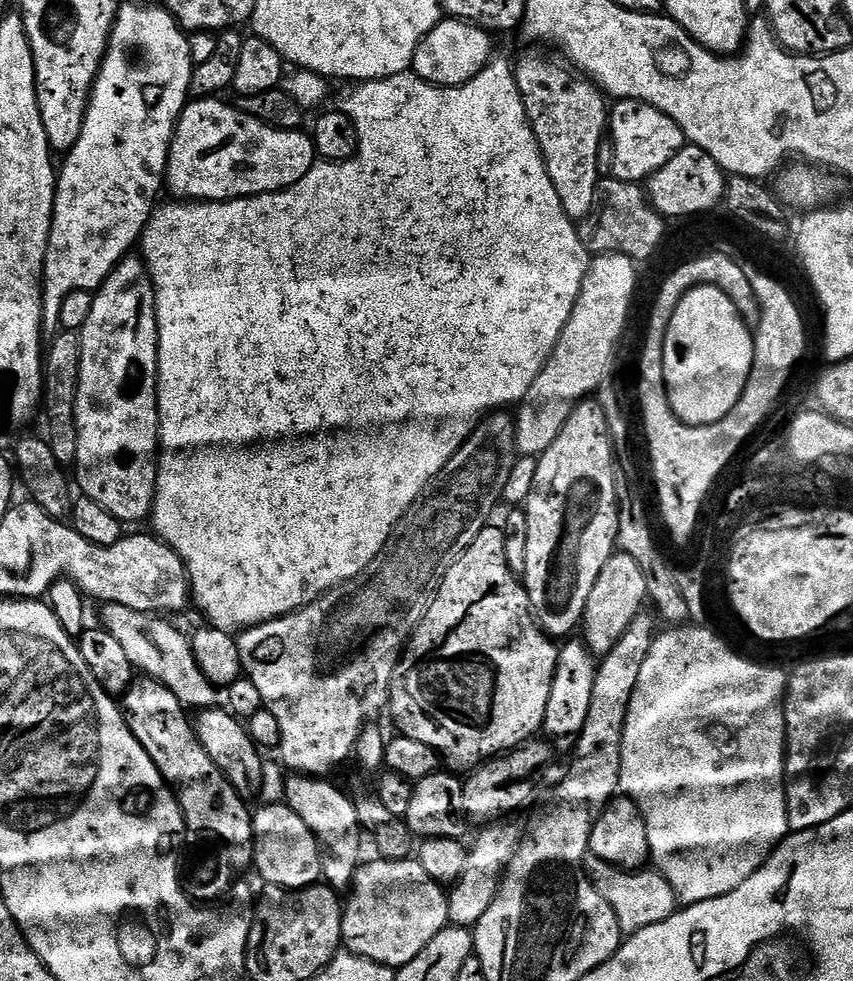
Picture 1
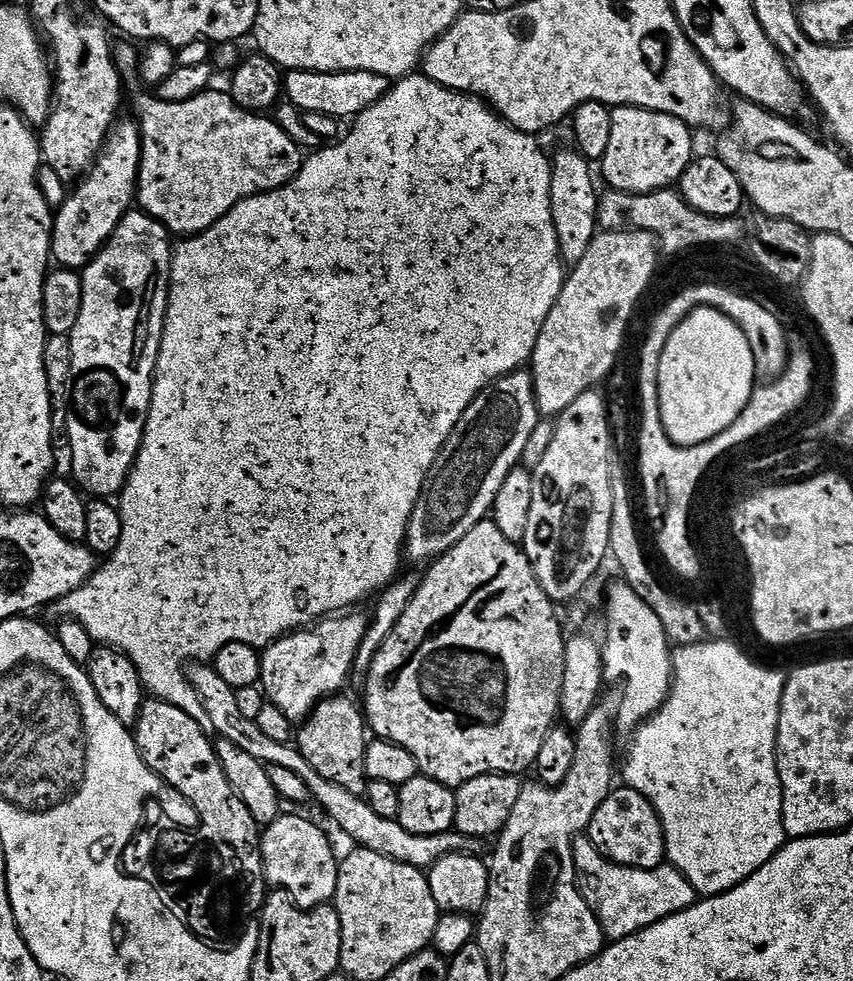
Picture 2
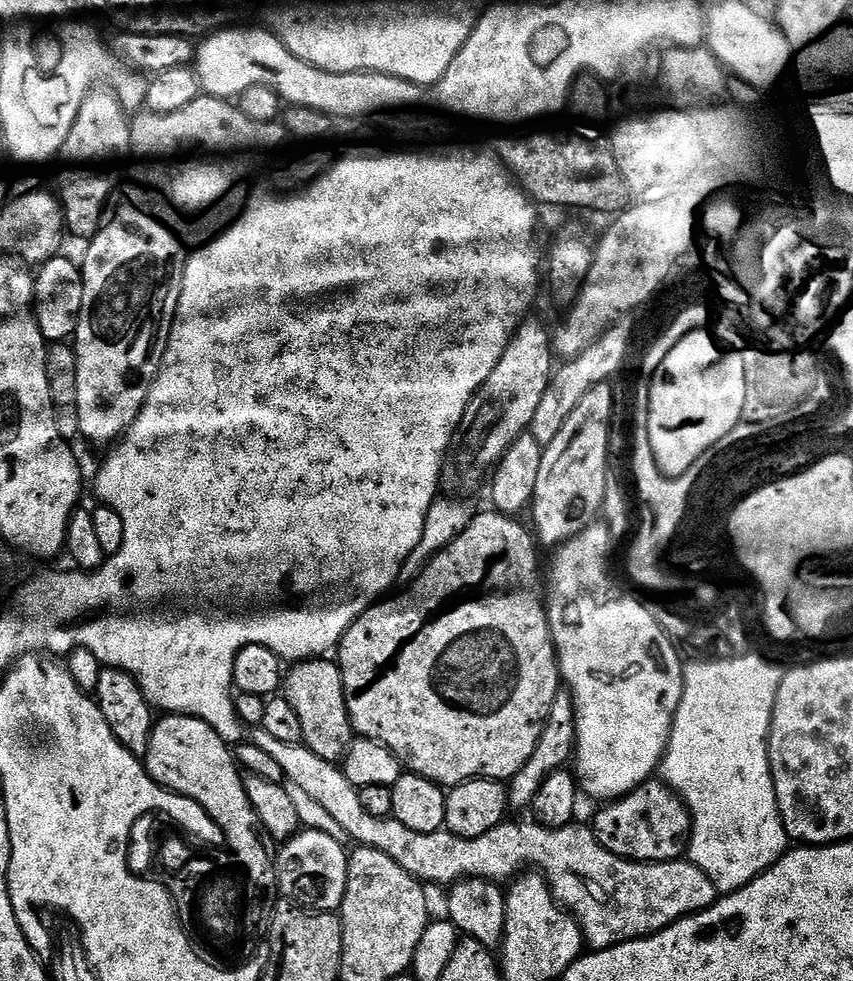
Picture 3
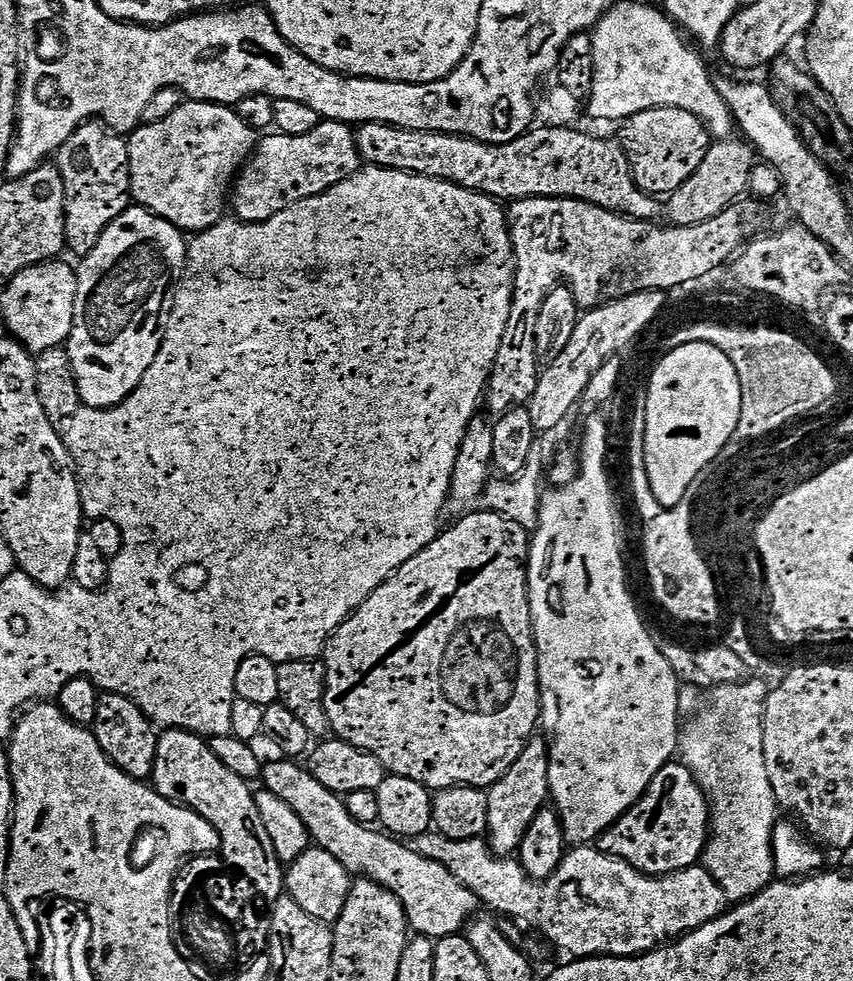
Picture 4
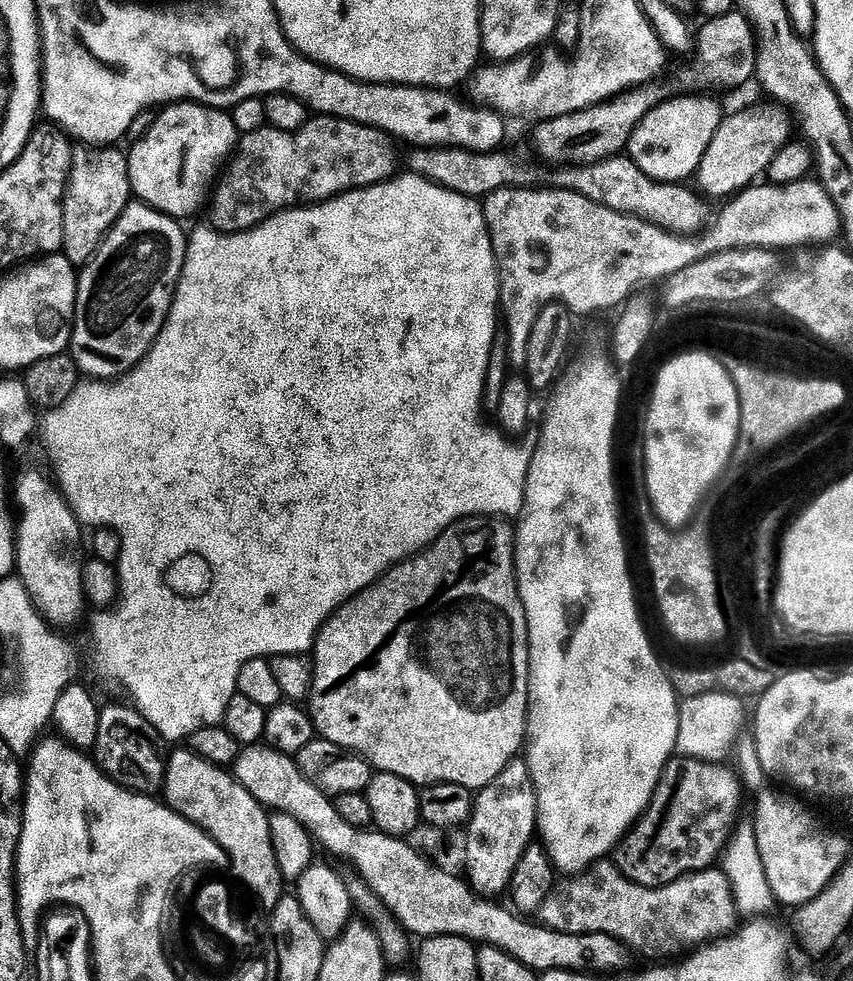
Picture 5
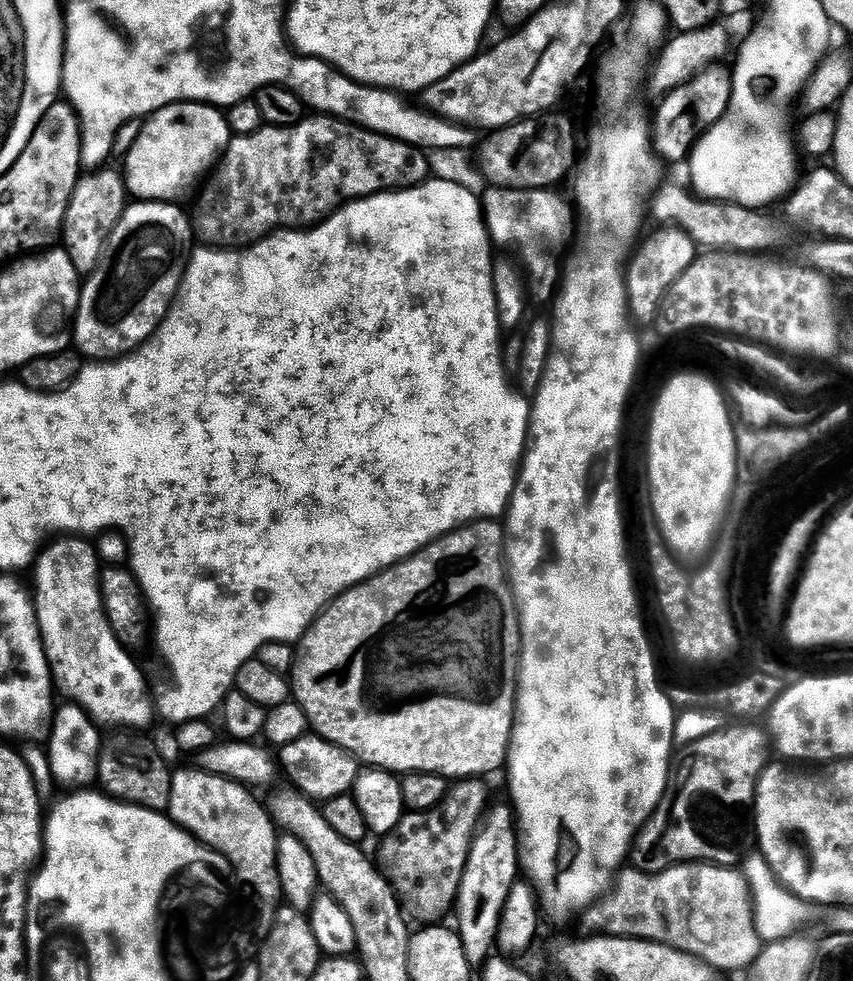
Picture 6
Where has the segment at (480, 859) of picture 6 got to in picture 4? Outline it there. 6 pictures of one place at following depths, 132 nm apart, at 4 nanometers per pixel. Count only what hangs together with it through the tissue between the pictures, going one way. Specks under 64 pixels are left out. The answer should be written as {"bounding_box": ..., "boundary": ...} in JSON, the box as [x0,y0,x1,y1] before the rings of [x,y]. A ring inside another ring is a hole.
{"bounding_box":[486,738,549,858],"boundary":[[[533,738],[512,763],[510,770],[506,770],[504,777],[487,789],[486,839],[489,848],[501,858],[511,857],[519,849],[526,830],[530,830],[530,822],[534,822],[534,818],[549,799],[547,759],[547,739]]]}

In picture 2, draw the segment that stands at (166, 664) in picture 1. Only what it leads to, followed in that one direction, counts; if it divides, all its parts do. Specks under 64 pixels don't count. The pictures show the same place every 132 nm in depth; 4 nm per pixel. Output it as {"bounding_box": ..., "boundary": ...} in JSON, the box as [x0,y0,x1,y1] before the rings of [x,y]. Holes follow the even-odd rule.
{"bounding_box":[190,662,481,870],"boundary":[[[204,662],[197,663],[191,669],[190,679],[202,706],[206,706],[206,714],[210,714],[211,731],[217,732],[215,735],[219,739],[234,742],[234,746],[246,750],[246,754],[258,758],[266,766],[273,764],[274,766],[286,766],[286,770],[294,770],[294,774],[298,774],[298,778],[304,780],[311,799],[313,801],[316,799],[328,811],[329,818],[353,840],[351,842],[353,845],[369,848],[378,854],[389,856],[398,862],[409,864],[421,870],[431,868],[432,864],[438,862],[442,857],[448,856],[451,852],[476,854],[481,851],[479,839],[461,836],[455,830],[443,832],[437,836],[419,836],[418,834],[410,834],[400,825],[399,820],[378,818],[378,814],[374,814],[374,810],[370,810],[367,799],[350,794],[350,790],[342,790],[342,786],[334,786],[334,782],[326,782],[326,778],[319,776],[308,765],[306,758],[302,758],[299,748],[292,744],[273,742],[267,734],[262,734],[262,730],[258,730],[256,721],[244,717],[241,713],[240,707],[238,707],[236,689],[226,686],[222,674],[218,674],[215,667]]]}

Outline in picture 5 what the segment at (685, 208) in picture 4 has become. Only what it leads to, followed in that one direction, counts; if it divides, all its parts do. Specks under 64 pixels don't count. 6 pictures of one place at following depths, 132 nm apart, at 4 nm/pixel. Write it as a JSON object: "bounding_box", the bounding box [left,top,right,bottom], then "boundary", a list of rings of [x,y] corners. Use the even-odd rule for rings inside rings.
{"bounding_box":[694,107,793,198],"boundary":[[[772,107],[776,108],[770,109],[769,112],[749,110],[724,117],[694,177],[695,183],[700,183],[699,191],[705,197],[731,198],[744,189],[753,187],[759,181],[756,179],[767,173],[776,155],[784,149],[793,135],[792,120],[783,112],[784,108]]]}

